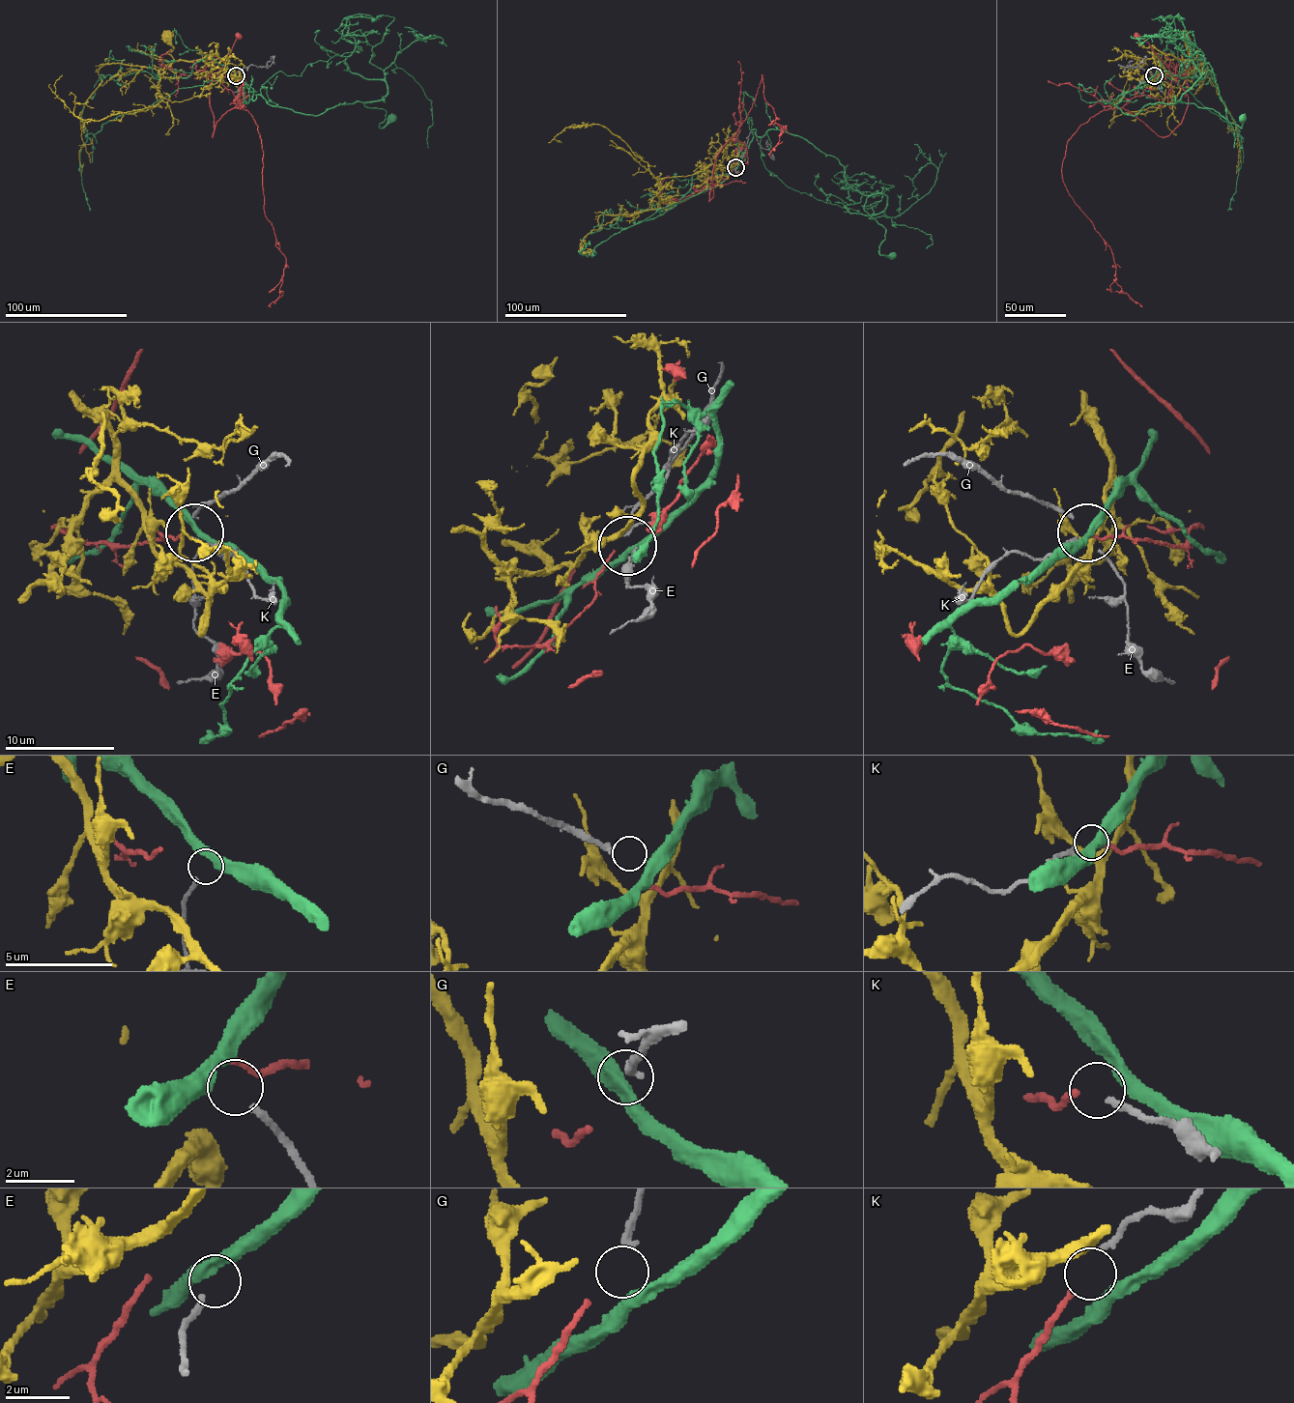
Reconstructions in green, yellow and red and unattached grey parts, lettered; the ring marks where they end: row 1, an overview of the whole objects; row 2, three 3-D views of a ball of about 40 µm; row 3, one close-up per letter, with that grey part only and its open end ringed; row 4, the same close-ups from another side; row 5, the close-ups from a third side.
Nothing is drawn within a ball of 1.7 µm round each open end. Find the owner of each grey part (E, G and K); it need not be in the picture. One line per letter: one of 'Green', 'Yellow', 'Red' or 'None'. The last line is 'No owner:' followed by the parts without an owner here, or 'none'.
E: Green
G: None
K: Red
No owner: G

